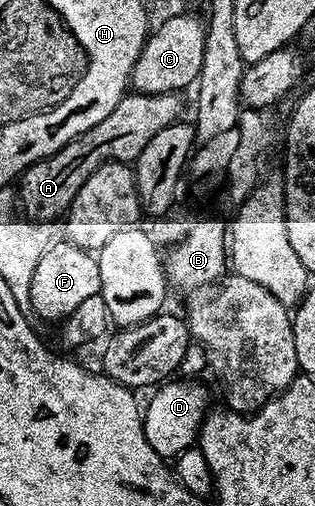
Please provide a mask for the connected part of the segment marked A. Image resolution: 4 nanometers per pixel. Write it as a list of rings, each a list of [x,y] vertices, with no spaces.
[[[127,93],[100,121],[100,125],[92,125],[90,131],[77,135],[70,143],[65,143],[56,153],[46,159],[36,161],[31,167],[26,168],[20,176],[16,187],[16,195],[20,200],[27,216],[35,221],[46,219],[61,220],[69,211],[76,193],[80,193],[80,185],[100,169],[100,165],[111,161],[130,163],[137,160],[138,154],[168,125],[179,122],[182,115],[182,98],[178,93],[160,93],[159,95],[139,95]]]

